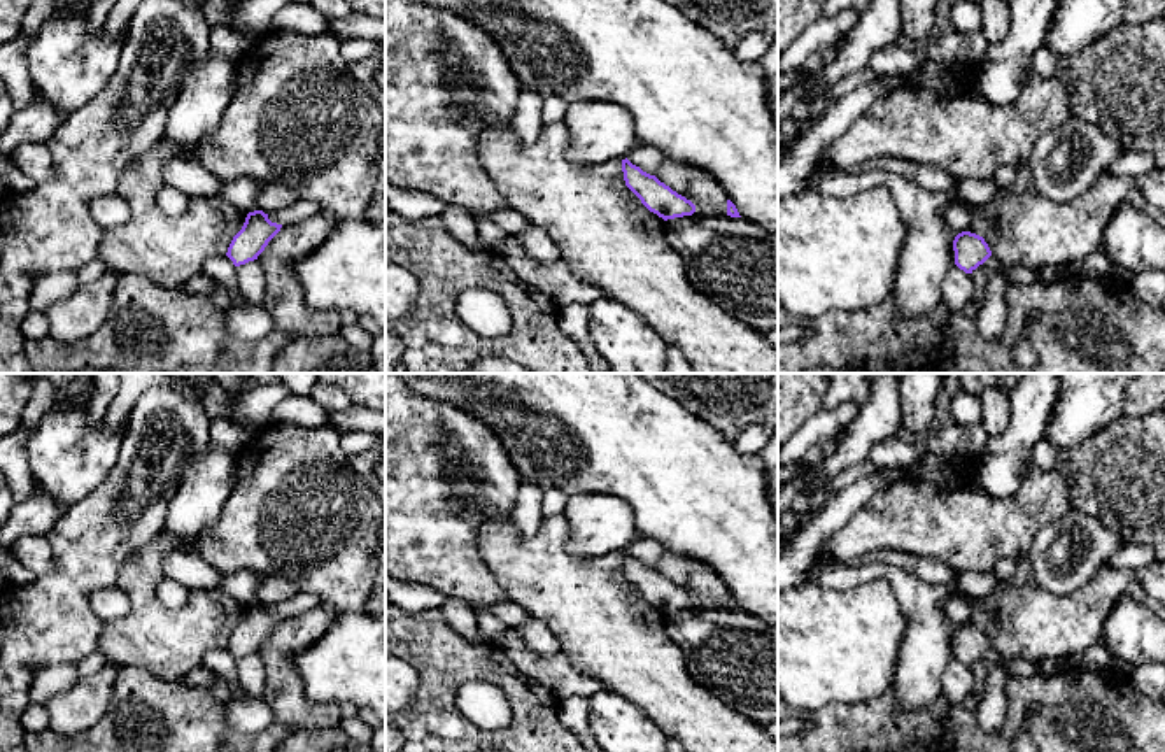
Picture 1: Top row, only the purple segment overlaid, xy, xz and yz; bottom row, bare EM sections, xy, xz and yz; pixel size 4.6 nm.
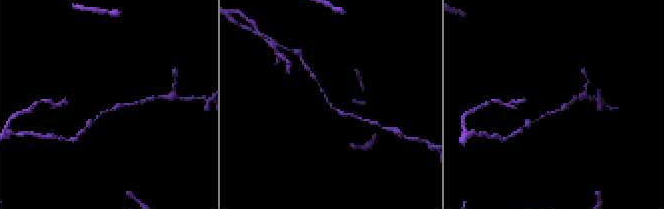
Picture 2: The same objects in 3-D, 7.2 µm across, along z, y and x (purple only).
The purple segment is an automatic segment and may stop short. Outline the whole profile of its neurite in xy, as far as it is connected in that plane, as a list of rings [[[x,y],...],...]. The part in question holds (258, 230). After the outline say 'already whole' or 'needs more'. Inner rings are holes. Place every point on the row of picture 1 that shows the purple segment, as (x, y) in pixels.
[[[263,210],[249,212],[242,230],[233,237],[226,256],[235,266],[258,259],[282,224],[272,223]]]; already whole

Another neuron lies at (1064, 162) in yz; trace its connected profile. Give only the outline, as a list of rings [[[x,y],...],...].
[[[1070,116],[1042,133],[1027,160],[1035,189],[1067,203],[1093,186],[1128,149],[1098,126]]]

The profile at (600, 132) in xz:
[[[611,102],[569,103],[562,121],[569,131],[566,158],[573,163],[625,160],[638,144],[631,112]]]

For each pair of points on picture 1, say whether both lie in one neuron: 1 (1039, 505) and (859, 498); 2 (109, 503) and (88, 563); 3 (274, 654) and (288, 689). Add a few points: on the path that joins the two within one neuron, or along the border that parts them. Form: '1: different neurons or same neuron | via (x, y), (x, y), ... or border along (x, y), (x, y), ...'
1: different neurons | border along (904, 475), (876, 491), (840, 526)
2: same neuron | via (109, 517), (109, 523), (90, 542), (90, 549)
3: same neuron | via (277, 663), (282, 681)

